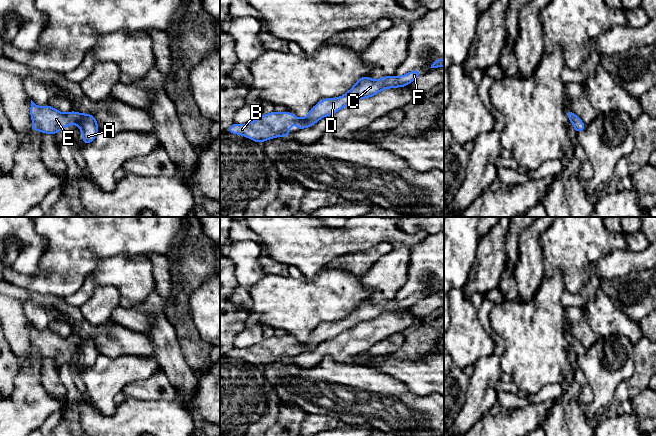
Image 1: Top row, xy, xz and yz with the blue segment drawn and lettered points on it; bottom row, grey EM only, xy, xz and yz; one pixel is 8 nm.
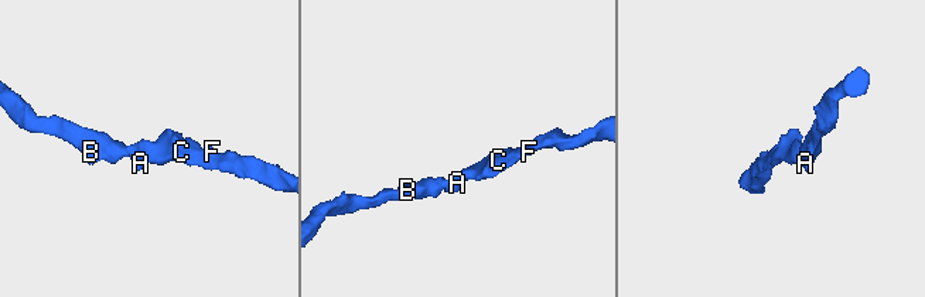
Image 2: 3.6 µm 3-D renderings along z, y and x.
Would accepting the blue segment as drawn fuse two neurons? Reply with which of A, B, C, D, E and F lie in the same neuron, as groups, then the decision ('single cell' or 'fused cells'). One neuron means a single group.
A B C D E F | single cell

